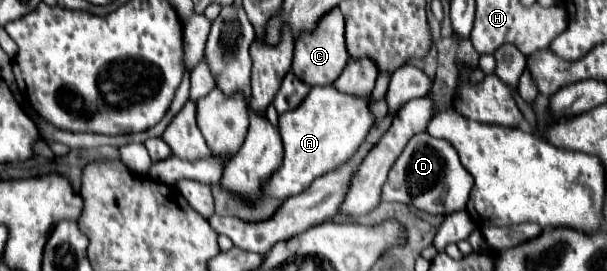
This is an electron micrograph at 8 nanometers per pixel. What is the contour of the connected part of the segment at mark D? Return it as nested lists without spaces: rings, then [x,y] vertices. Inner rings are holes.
[[[422,133],[414,135],[402,155],[396,159],[382,193],[382,201],[406,203],[430,215],[448,215],[466,209],[472,183],[472,175],[462,167],[458,153],[450,147],[450,143],[444,139],[432,139],[428,133]]]

